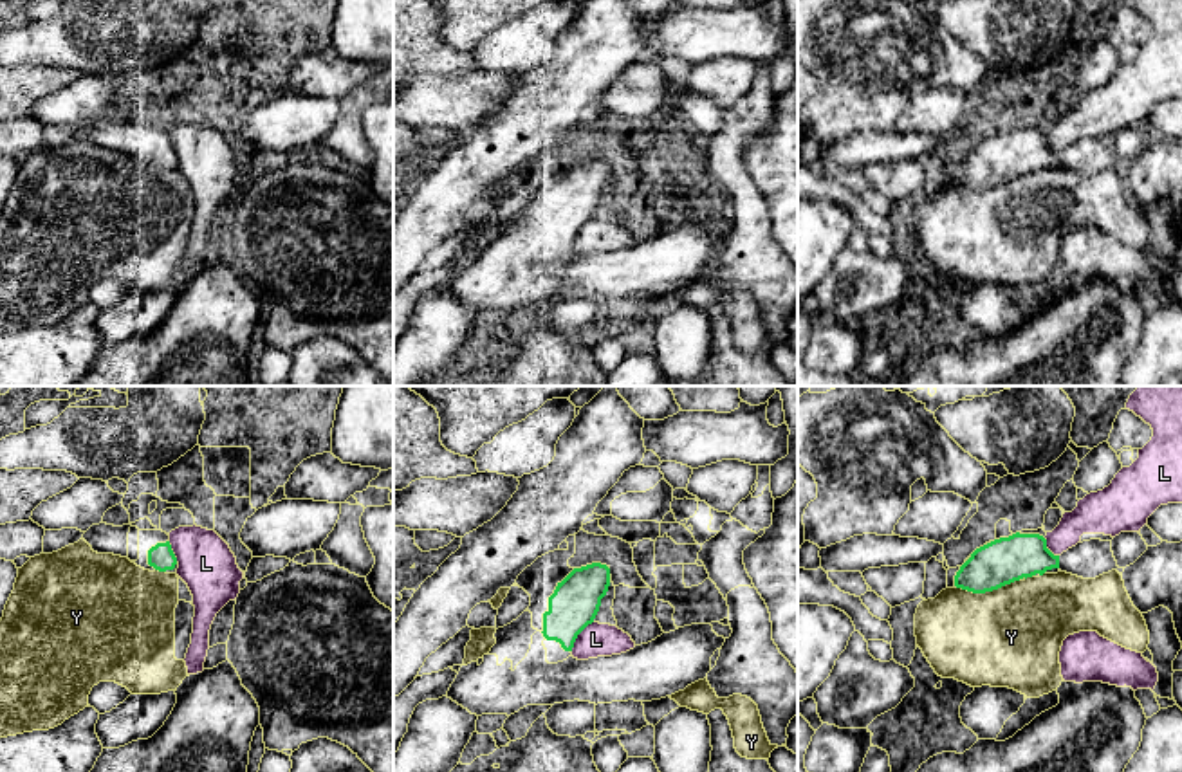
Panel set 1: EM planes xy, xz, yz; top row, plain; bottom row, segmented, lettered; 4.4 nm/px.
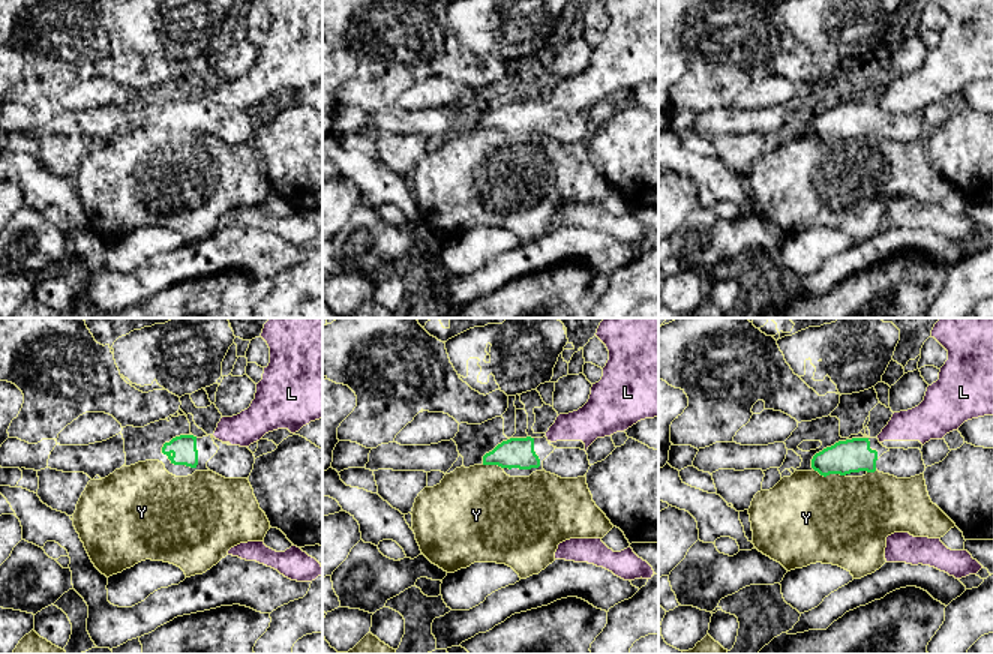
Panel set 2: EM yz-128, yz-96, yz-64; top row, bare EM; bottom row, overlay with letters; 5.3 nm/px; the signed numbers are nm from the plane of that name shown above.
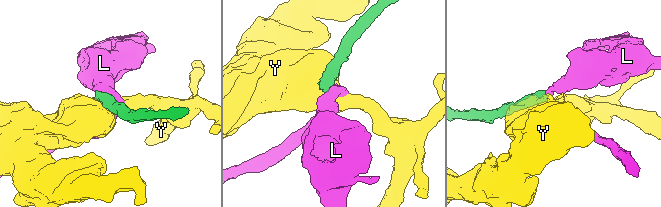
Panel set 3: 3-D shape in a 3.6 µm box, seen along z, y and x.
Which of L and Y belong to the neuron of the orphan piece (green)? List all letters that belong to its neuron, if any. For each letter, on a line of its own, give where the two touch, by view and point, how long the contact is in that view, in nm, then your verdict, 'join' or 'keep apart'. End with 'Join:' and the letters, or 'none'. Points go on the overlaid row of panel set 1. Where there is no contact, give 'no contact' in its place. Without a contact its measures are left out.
L: meets green in xz at (576, 637); contact 170 nm long; keep apart
Y: meets green in yz at (988, 590); contact 300 nm long; keep apart
Join: none

